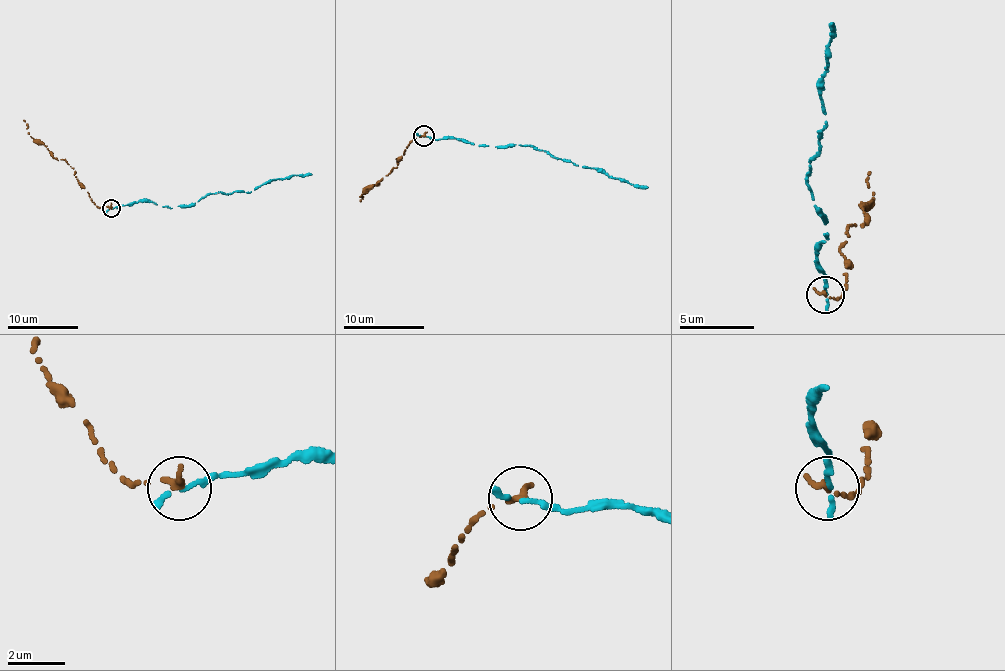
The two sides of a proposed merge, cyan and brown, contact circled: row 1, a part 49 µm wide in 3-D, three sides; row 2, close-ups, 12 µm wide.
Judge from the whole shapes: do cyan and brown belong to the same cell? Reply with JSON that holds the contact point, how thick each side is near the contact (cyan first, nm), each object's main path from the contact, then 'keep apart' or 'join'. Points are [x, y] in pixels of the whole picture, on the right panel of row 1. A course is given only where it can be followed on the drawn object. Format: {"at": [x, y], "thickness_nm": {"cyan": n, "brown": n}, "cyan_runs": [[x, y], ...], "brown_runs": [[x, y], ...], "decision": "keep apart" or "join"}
{"at": [825, 294], "thickness_nm": {"cyan": 220, "brown": 280}, "cyan_runs": [[826, 293], [814, 252], [827, 233], [806, 179], [827, 125], [817, 91], [833, 21]], "brown_runs": [[826, 293], [845, 289], [840, 253], [873, 200], [868, 173]], "decision": "keep apart"}

